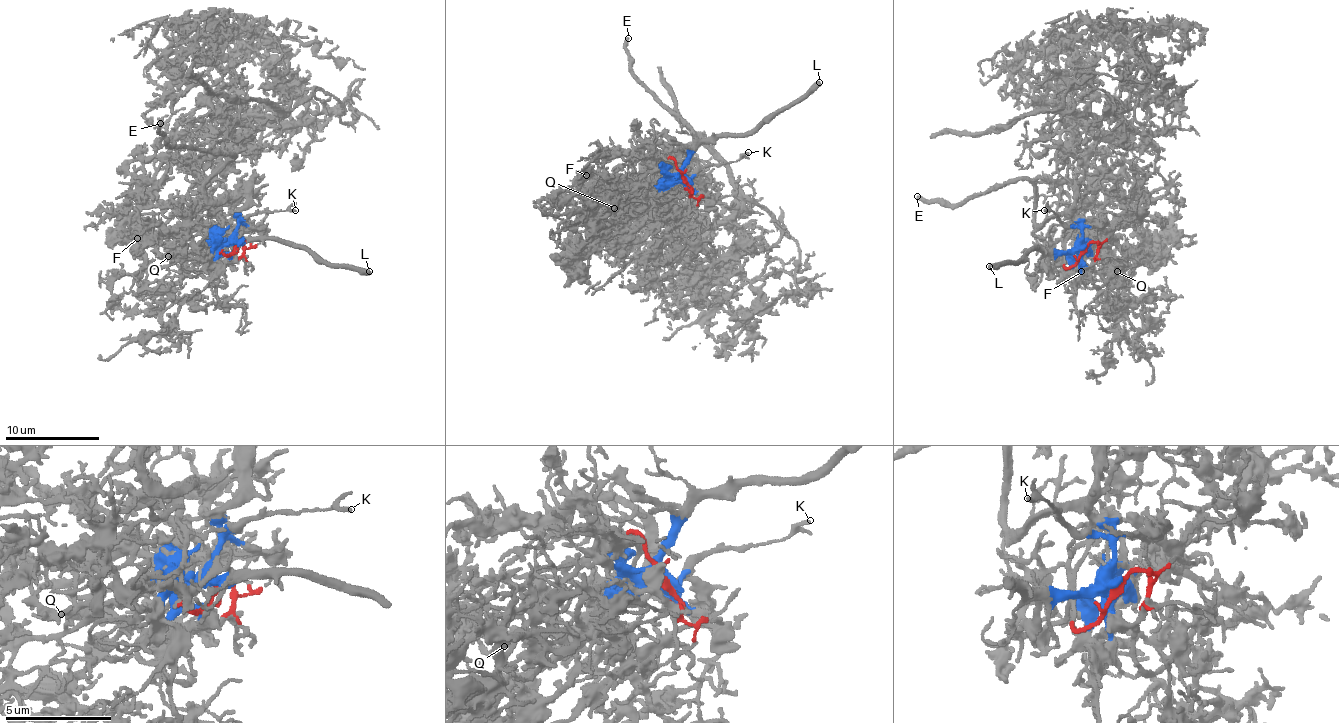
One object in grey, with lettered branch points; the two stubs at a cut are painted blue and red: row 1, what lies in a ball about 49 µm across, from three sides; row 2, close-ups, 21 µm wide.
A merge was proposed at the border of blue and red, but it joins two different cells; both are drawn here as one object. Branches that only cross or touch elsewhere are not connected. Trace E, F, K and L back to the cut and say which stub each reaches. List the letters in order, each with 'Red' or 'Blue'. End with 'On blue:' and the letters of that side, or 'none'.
E: Red
F: Red
K: Blue
L: Blue
On blue: K, L

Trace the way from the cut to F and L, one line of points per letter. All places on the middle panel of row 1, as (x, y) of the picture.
F: (686, 180), (671, 157), (607, 241), (646, 206), (583, 221), (604, 182), (586, 175)
L: (686, 181), (684, 165), (702, 143), (753, 134), (781, 109), (804, 100), (820, 81)

